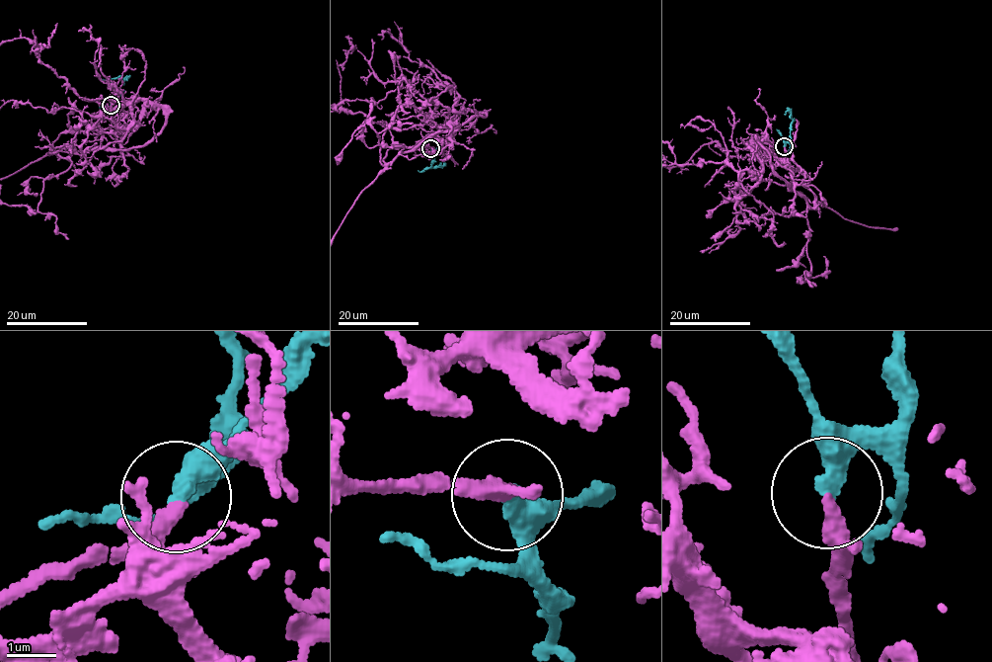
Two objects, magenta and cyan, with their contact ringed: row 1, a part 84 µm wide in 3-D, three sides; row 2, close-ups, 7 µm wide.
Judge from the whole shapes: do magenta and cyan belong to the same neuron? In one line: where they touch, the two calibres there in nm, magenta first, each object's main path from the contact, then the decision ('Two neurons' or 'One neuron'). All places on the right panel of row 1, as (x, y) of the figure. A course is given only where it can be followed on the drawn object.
Place: (784, 146). Thickness 240 nm (magenta) against 400 nm. Course of cyan: (784, 146), (791, 139), (792, 119), (791, 111), (784, 114). One neuron

